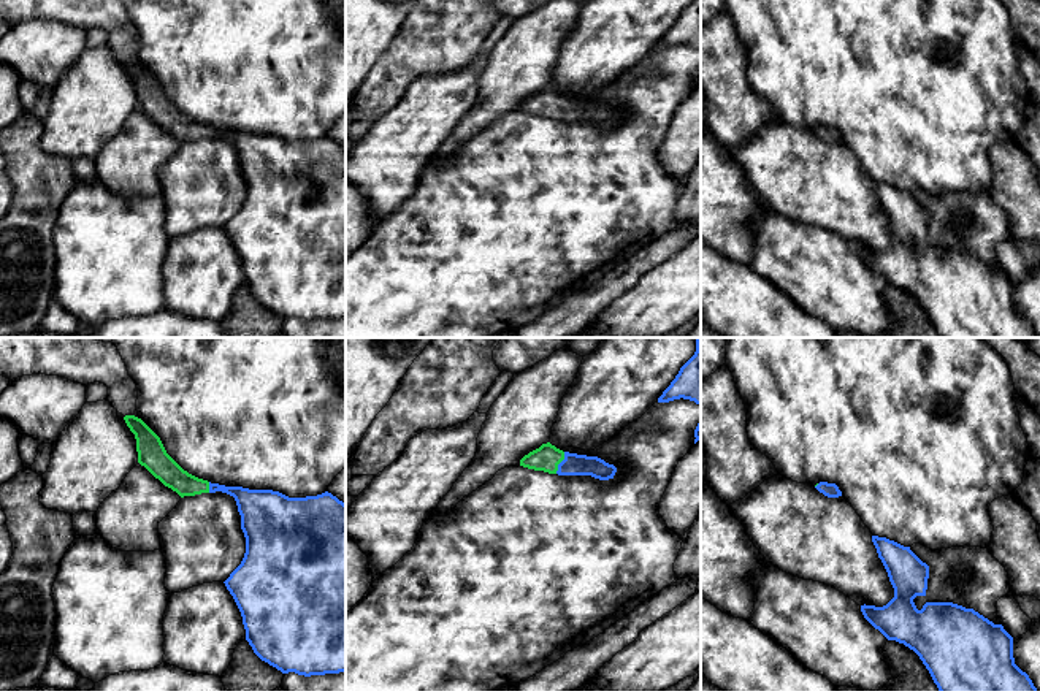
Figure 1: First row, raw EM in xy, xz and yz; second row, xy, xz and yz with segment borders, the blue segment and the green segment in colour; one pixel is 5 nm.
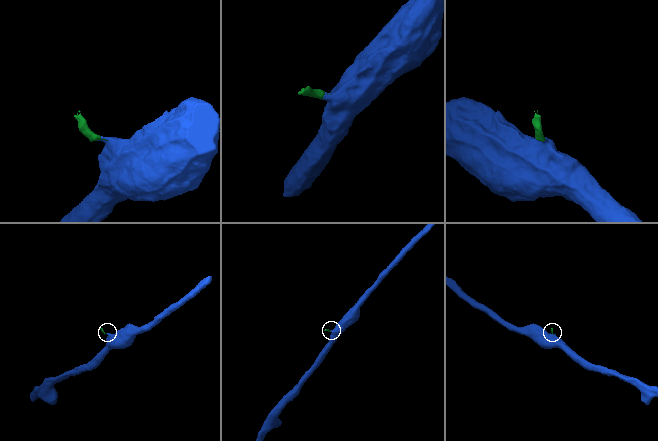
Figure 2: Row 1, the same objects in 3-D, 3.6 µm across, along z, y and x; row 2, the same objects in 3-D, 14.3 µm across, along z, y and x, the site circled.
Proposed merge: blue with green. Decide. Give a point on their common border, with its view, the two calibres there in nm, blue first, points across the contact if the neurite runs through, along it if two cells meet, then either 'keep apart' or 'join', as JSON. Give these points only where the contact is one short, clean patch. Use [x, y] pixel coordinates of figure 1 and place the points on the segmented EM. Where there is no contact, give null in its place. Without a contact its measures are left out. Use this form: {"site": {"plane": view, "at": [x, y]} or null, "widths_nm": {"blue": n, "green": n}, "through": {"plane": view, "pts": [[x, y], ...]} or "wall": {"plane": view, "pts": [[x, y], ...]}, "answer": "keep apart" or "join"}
{"site": {"plane": "xz", "at": [560, 463]}, "widths_nm": {"blue": 110, "green": 140}, "through": {"plane": "xz", "pts": [[573, 465], [560, 463], [547, 457]]}, "answer": "join"}

